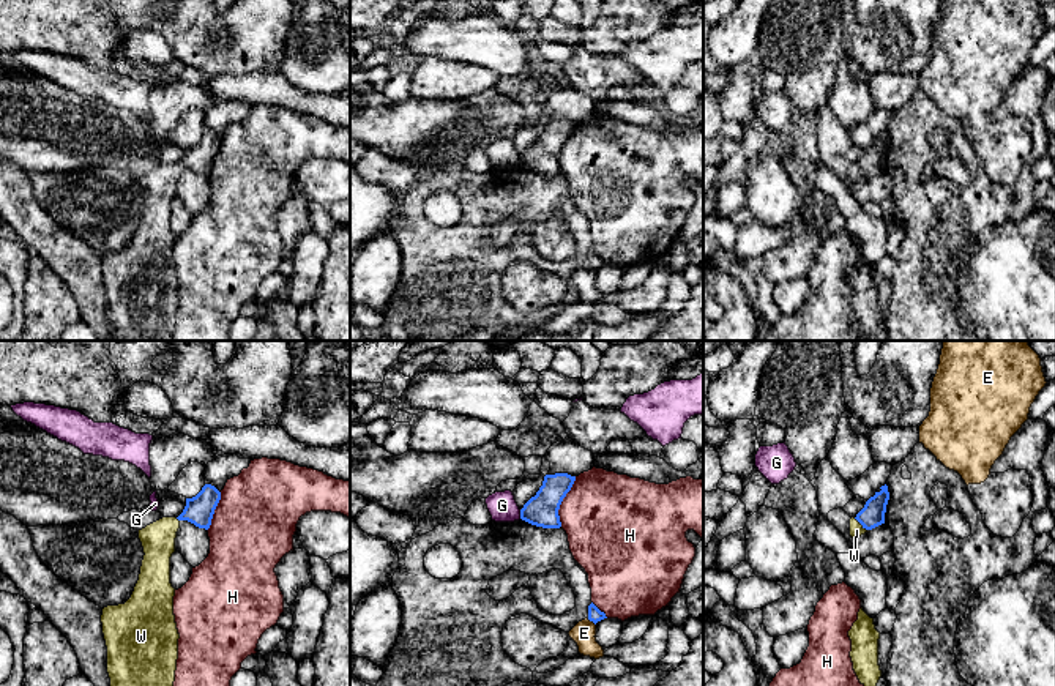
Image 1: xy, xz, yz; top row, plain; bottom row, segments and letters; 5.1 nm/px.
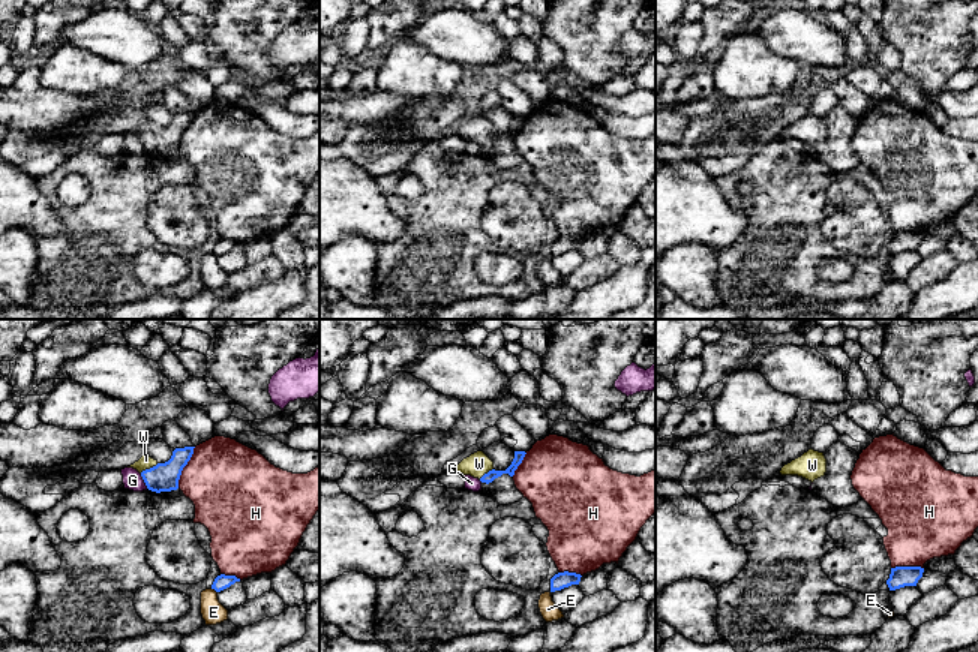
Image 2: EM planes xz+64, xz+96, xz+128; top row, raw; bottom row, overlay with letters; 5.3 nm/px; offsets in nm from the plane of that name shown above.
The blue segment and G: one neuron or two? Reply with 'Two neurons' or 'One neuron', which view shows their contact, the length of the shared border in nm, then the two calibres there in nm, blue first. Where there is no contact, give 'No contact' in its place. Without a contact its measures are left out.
Two neurons. Touches blue in xz. Shared border 50 nm. Thickness 160 nm (blue) against 140 nm

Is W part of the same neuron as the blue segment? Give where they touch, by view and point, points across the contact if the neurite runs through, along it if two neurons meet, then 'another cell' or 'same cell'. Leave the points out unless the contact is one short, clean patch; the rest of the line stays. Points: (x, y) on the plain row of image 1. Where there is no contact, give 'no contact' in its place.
contact yz (860, 169); way yz (872, 161), (860, 169), (857, 177); same cell

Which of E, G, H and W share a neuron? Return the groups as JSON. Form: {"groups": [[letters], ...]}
{"groups": [["E"], ["G"], ["H"], ["W"]]}

